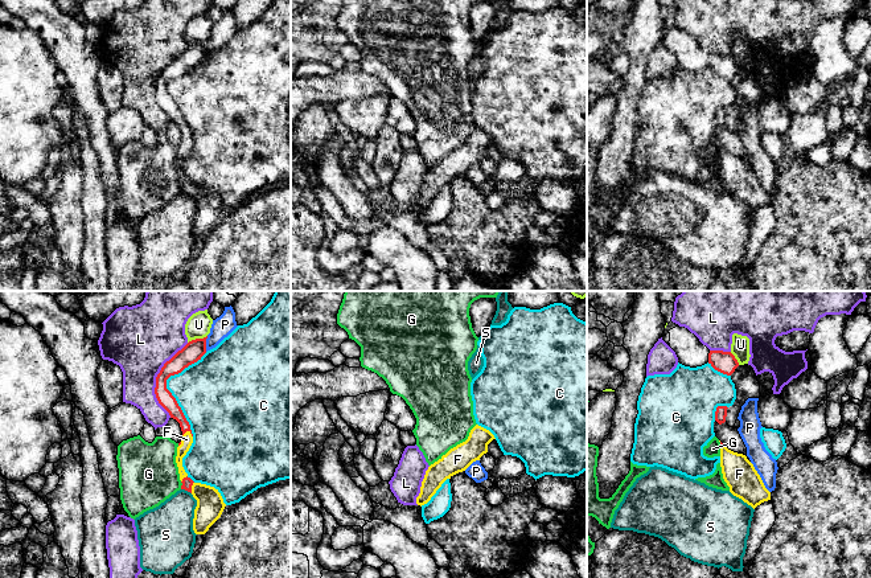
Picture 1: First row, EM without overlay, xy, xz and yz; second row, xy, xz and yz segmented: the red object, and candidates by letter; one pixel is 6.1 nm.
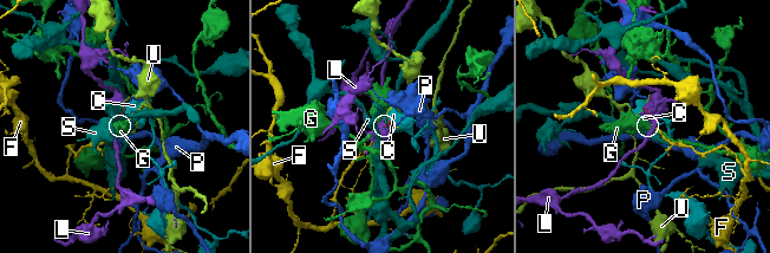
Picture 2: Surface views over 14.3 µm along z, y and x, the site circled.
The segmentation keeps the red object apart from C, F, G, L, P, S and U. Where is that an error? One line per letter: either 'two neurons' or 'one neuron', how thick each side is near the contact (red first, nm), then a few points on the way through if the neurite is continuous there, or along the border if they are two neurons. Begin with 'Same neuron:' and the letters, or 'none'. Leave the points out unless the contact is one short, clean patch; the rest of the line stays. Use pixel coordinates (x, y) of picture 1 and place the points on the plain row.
Same neuron: F
C: two neurons; 120 nm thick on the red side, 380 nm on the other
F: one neuron; 90 nm thick on the red side, 70 nm on the other; runs through xy (164, 101), (187, 134), (187, 143)
G: two neurons; 70 nm thick on the red side, 360 nm on the other; border along xy (180, 185), (181, 192)
L: two neurons; 120 nm thick on the red side, 400 nm on the other
P: two neurons; 120 nm thick on the red side, 120 nm on the other; border along xy (208, 40), (205, 54)
S: two neurons; 70 nm thick on the red side, 280 nm on the other; border along xy (181, 192), (190, 197)
U: two neurons; 120 nm thick on the red side, 150 nm on the other

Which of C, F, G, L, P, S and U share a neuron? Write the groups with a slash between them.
C / F / G / L / P / S / U

